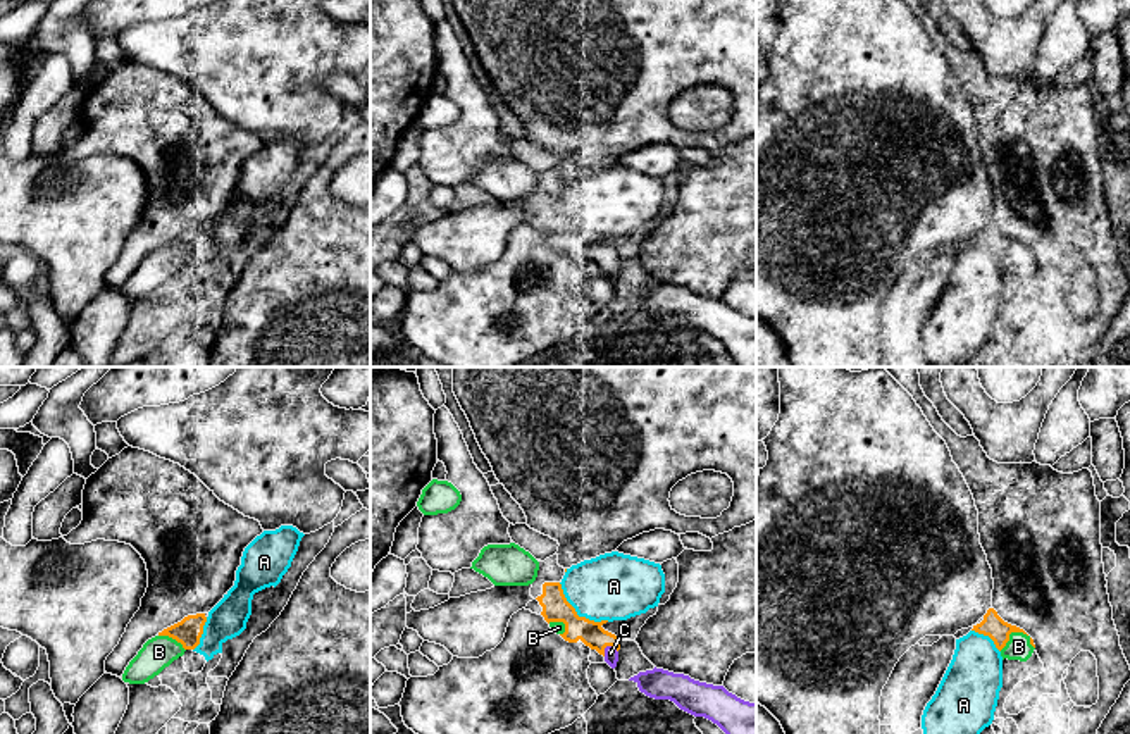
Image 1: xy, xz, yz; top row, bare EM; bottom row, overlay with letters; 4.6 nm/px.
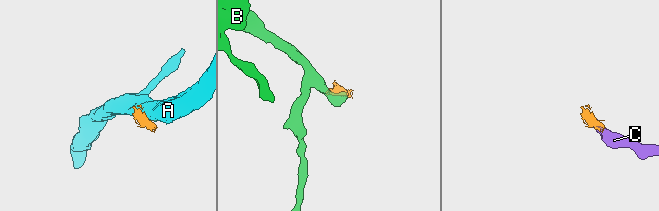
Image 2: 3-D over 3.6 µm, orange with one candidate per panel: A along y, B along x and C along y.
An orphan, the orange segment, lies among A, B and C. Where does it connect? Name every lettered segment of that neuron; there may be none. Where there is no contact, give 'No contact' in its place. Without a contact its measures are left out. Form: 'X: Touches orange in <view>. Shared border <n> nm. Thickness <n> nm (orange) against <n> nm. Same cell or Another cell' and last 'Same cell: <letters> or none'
A: Touches orange in xz. Shared border 300 nm. Thickness 130 nm (orange) against 320 nm. Another cell
B: Touches orange in yz. Shared border 170 nm. Thickness 110 nm (orange) against 120 nm. Same cell
C: Touches orange in xz. Shared border 80 nm. Thickness 120 nm (orange) against 60 nm. Same cell
Same cell: B, C

